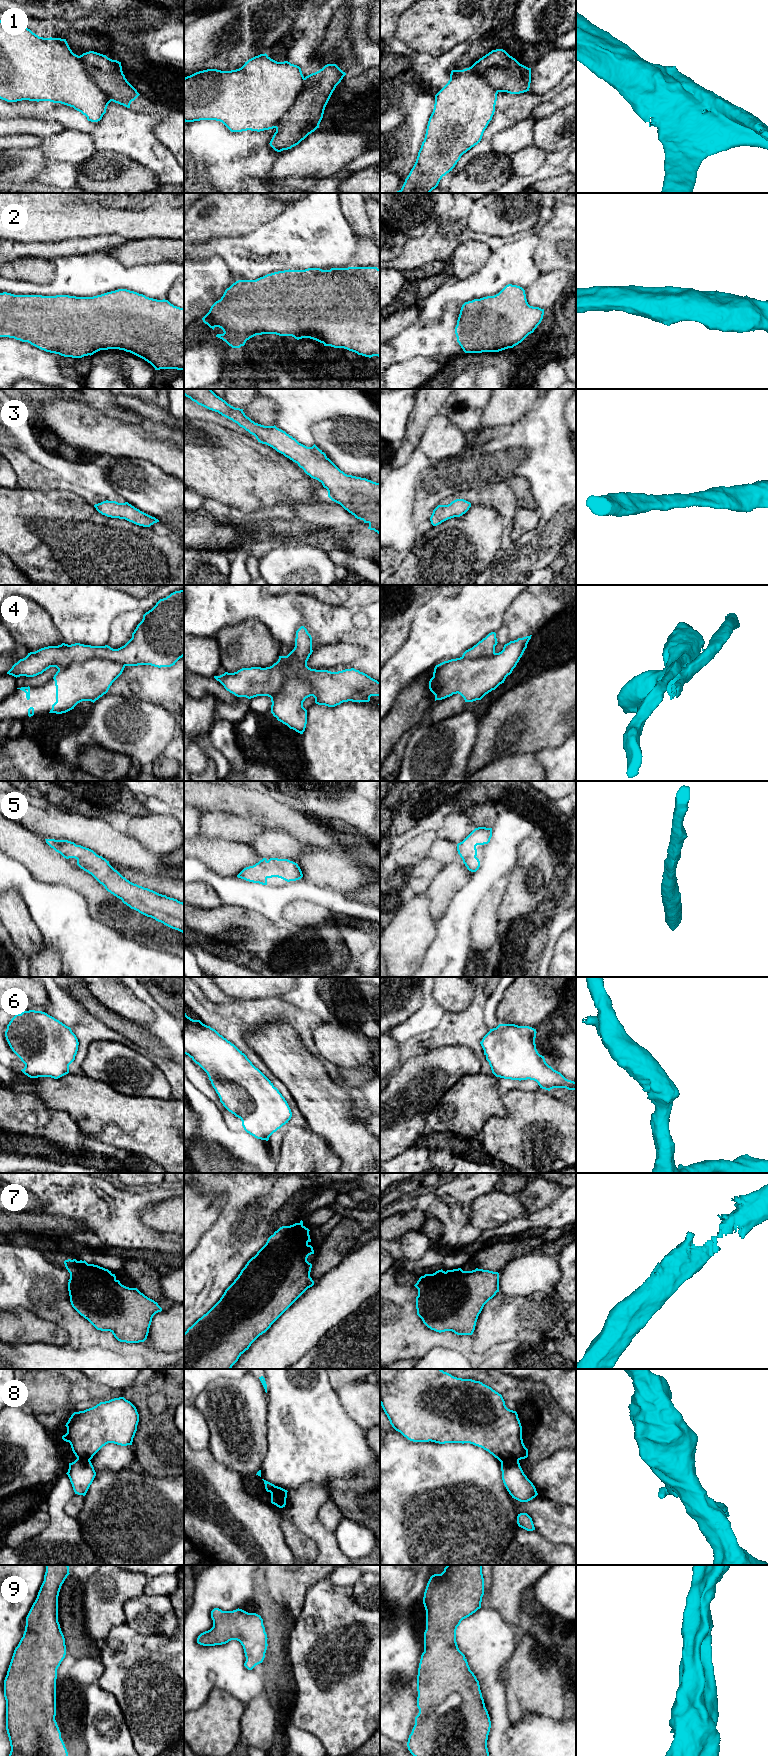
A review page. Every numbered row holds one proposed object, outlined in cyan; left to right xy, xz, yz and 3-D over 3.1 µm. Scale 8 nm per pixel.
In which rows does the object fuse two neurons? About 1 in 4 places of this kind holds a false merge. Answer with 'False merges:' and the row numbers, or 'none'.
False merges: 1, 4, 8

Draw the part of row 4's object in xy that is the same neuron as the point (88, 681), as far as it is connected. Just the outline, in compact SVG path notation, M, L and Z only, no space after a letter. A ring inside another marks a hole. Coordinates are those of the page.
M92 658L58 669L53 679L56 702L49 713L66 713L82 702L95 702L106 694L125 666L108 659Z

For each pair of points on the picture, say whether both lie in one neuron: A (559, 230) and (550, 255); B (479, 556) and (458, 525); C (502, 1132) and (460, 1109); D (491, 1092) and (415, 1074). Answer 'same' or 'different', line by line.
A: same
B: same
C: different
D: different

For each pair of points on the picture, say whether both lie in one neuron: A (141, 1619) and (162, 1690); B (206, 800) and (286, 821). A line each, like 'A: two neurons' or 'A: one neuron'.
A: two neurons
B: one neuron

